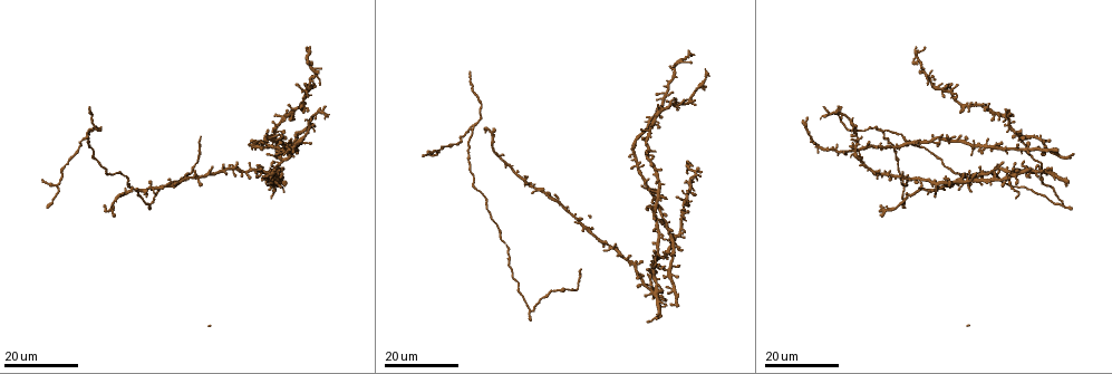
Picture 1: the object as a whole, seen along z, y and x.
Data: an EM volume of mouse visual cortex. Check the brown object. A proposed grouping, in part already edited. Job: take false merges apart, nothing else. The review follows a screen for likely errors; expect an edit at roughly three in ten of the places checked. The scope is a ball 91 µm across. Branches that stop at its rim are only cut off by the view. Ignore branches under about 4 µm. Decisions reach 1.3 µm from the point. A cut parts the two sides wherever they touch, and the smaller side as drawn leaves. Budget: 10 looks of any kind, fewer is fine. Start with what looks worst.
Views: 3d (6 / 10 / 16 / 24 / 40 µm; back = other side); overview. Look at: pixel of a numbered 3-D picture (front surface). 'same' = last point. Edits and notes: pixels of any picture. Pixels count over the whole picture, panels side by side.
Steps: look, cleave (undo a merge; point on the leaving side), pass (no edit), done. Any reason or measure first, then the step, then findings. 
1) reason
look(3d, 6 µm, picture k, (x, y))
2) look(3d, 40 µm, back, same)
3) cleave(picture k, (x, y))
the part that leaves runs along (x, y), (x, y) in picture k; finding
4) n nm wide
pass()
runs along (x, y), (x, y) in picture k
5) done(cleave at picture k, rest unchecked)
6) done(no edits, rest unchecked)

thin arm on a thick one
look(3d, 24 µm, picture 1, (232, 170))

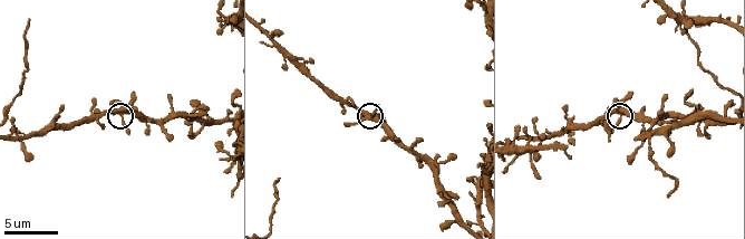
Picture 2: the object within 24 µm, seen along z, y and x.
look(3d, 6 µm, picture 2, (116, 108))

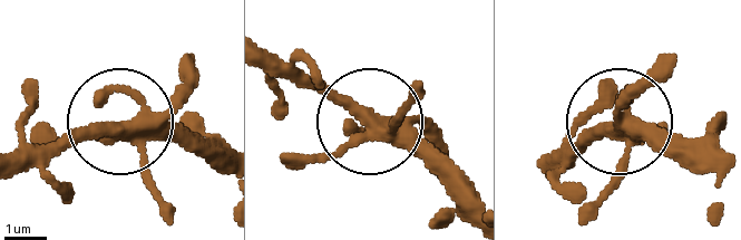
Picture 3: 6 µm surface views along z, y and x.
5 arms
pass()
runs along (226, 169), (184, 144), (109, 126), (77, 130), (49, 154) in picture 3; one neuron here

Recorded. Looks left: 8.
small branch off a trunk
look(3d, 6 µm, picture 2, (647, 136))

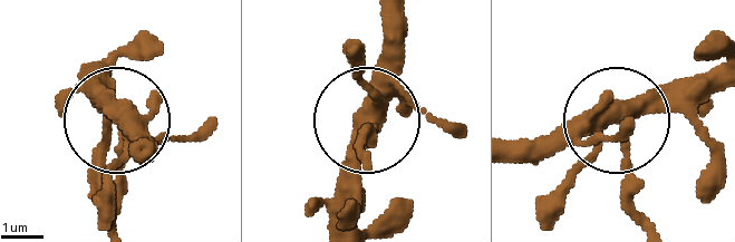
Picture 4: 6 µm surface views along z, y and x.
look(3d, 6 µm, back, same)

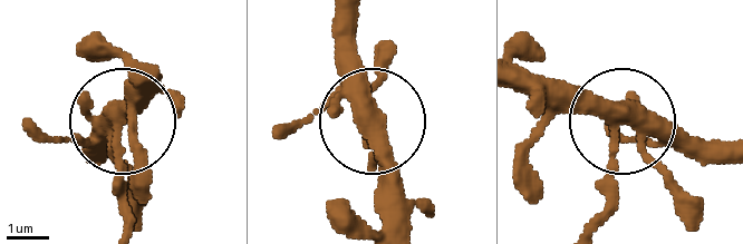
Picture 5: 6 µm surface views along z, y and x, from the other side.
4 arms
cleave(picture 5, (119, 193))
the part that leaves runs along (117, 135), (127, 227) in picture 5; two neurons meet here

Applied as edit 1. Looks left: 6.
look(3d, 16 µm, picture 2, (19, 139))

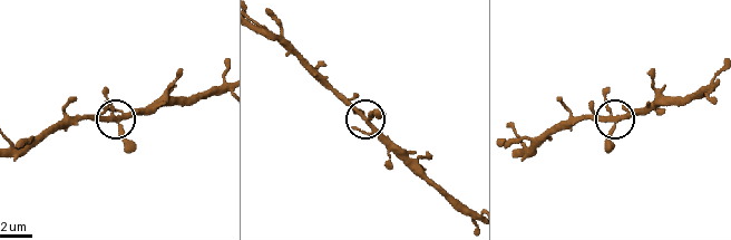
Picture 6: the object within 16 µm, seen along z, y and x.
pass()
runs along (717, 85), (685, 95), (662, 95), (622, 114), (607, 150) in picture 6; all the same neuron

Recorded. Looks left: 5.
arms part here
look(3d, 16 µm, picture 1, (653, 293))

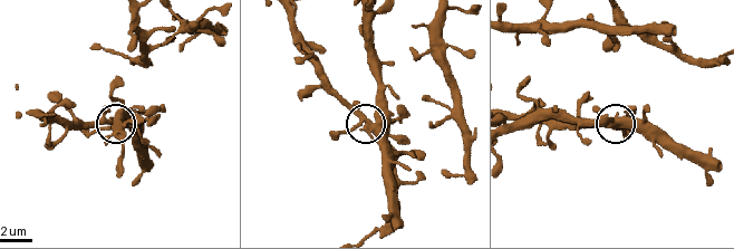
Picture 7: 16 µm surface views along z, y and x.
closer look
look(3d, 6 µm, picture 7, (362, 125))

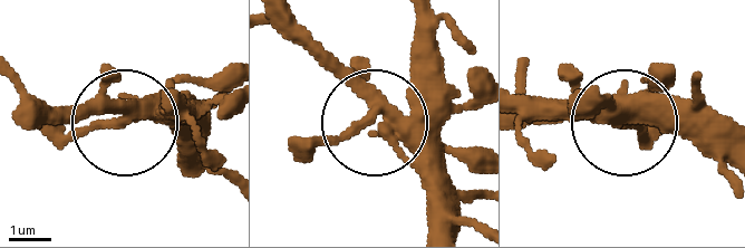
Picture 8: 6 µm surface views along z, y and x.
pass()
runs along (419, 24), (415, 88), (380, 131), (458, 212) in picture 8; one neuron here

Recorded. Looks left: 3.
side arm on a straight run
look(3d, 16 µm, picture 1, (657, 230))

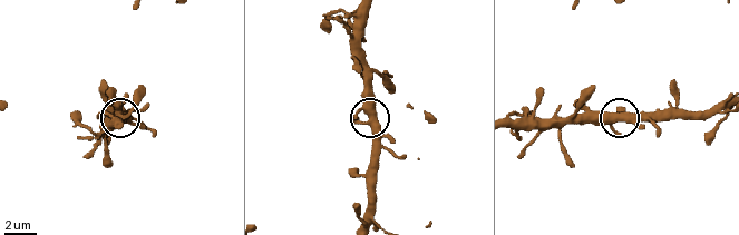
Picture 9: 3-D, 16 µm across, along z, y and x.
closer look
look(3d, 10 µm, picture 9, (379, 130))

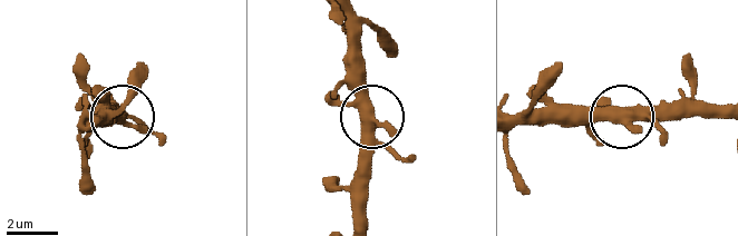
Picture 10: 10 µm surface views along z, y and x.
380 nm wide
pass()
runs along (361, 118), (370, 116), (372, 106), (359, 31) in picture 10; continuous, no second neuron

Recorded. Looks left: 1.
done(cleave at picture 5, rest unchecked)

